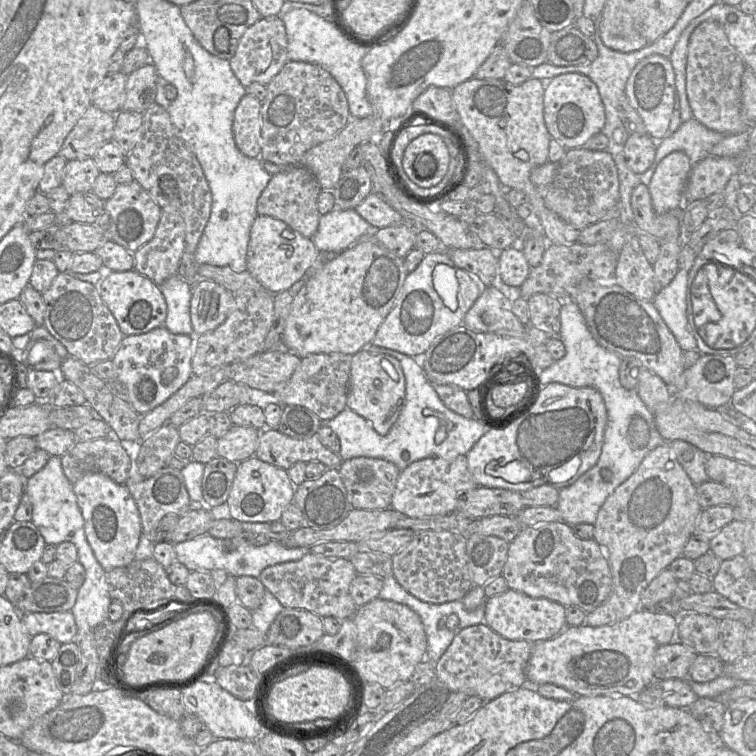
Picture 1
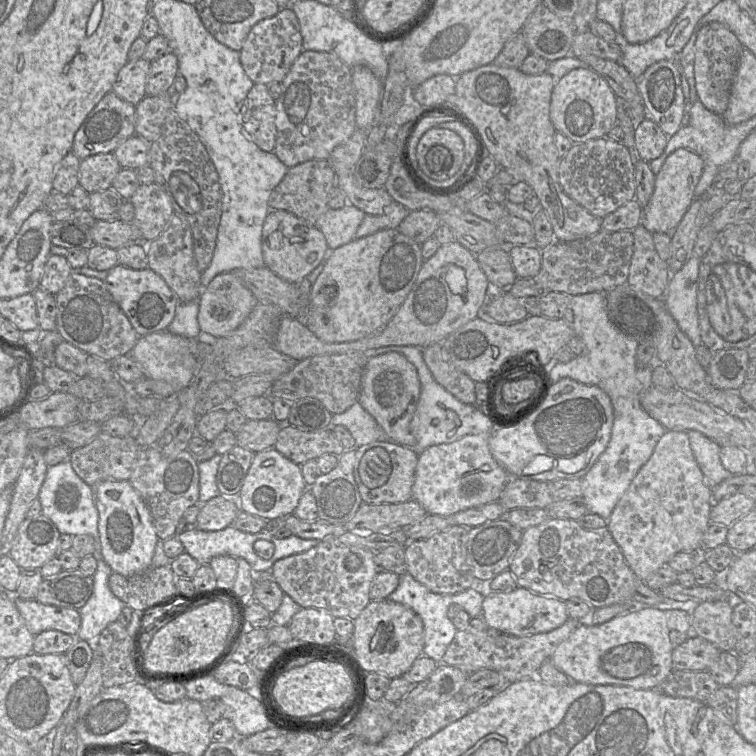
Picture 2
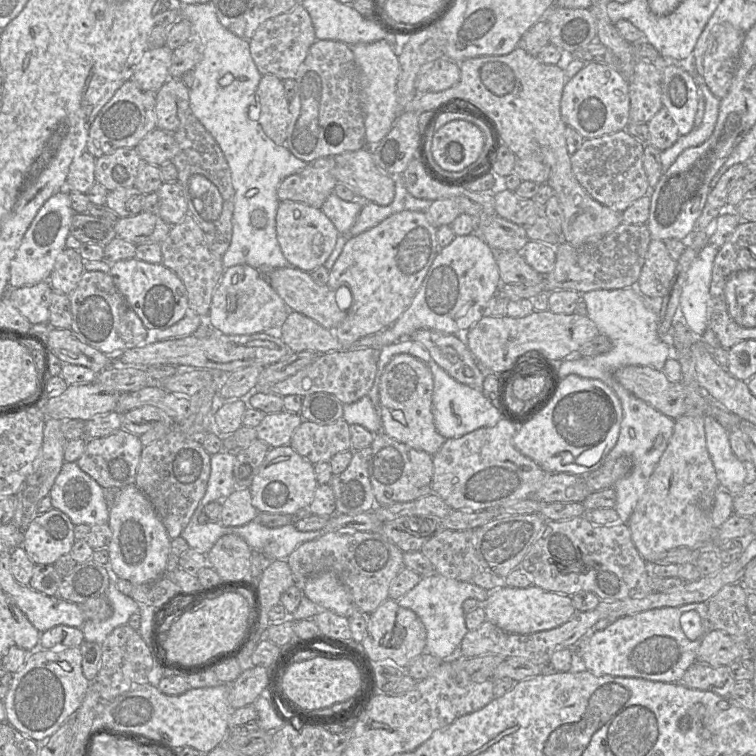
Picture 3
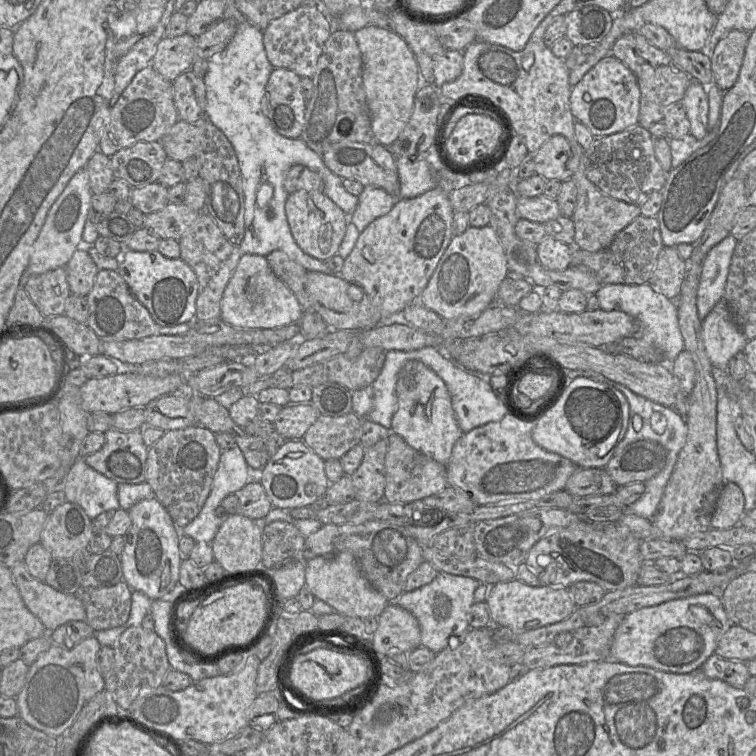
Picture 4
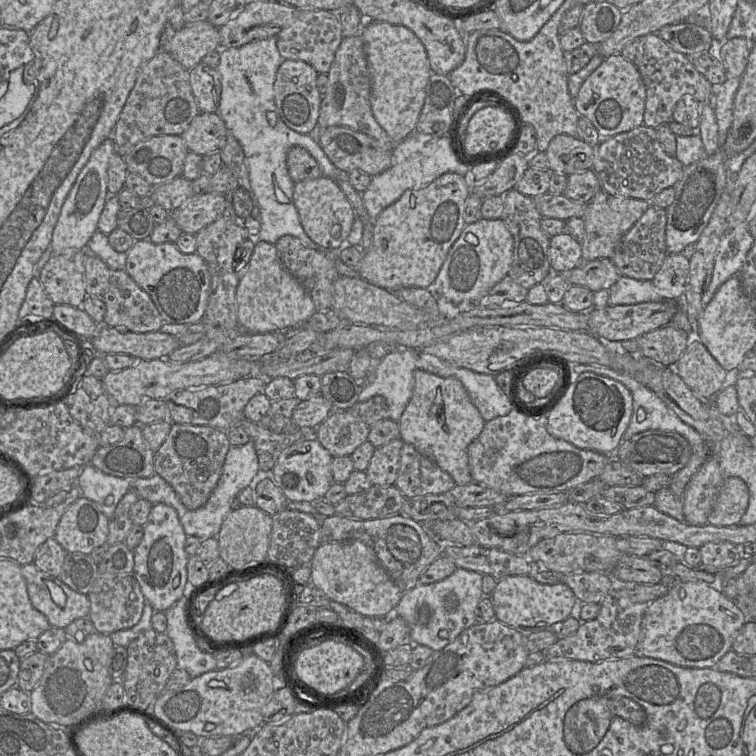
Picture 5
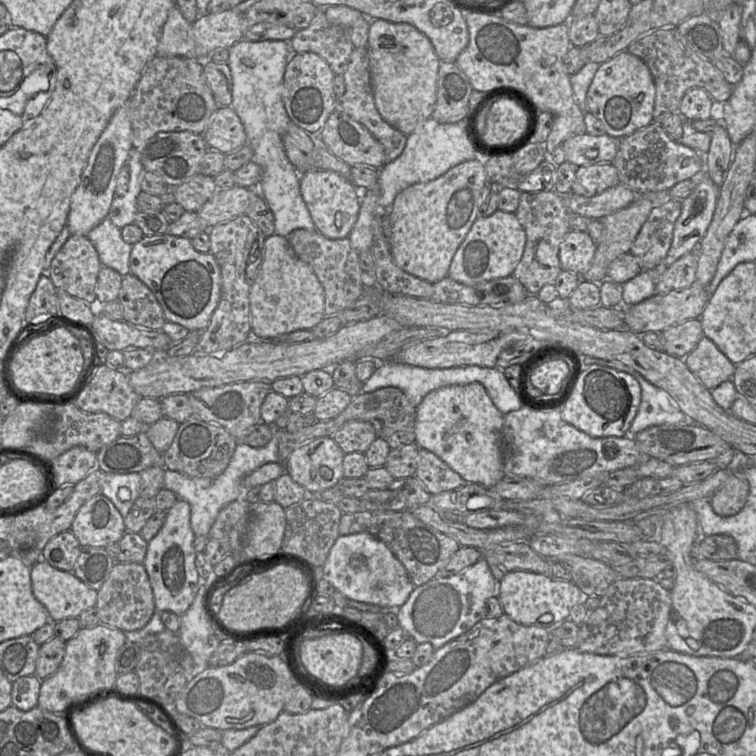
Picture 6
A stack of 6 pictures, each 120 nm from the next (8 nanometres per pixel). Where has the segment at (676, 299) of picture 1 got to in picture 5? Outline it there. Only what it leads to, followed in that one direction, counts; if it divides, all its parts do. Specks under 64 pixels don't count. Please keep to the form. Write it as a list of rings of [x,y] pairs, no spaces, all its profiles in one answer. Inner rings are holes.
[[[746,224],[728,230],[722,237],[714,260],[711,282],[702,297],[704,307],[712,300],[718,288],[729,278],[738,275],[755,238]]]

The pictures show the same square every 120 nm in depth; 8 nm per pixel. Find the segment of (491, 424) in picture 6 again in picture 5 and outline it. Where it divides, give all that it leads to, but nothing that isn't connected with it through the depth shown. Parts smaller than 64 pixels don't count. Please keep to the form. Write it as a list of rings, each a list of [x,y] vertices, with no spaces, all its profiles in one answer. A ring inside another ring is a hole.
[[[416,369],[414,381],[413,395],[398,421],[400,439],[431,458],[457,485],[472,483],[468,447],[482,432],[485,420],[459,380]]]

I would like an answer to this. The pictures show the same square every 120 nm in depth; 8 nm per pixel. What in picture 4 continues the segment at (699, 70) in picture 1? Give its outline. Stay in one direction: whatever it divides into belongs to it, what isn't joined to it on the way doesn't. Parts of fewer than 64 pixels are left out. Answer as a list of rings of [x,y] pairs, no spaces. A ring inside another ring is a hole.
[[[731,30],[714,47],[711,54],[713,84],[728,91],[736,82],[742,65],[749,33]]]

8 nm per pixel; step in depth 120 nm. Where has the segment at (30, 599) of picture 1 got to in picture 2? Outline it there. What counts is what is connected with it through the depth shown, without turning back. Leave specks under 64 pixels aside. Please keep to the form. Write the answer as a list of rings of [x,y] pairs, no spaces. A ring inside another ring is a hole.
[[[79,568],[63,570],[55,576],[44,578],[35,599],[47,605],[79,610],[91,597],[94,577]]]

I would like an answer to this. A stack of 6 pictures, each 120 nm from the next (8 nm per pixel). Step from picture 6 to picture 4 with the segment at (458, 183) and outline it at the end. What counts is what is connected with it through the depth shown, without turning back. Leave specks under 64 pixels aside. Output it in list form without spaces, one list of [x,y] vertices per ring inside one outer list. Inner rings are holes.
[[[437,185],[426,193],[401,199],[387,214],[371,222],[345,258],[339,276],[358,286],[379,312],[380,325],[399,320],[403,309],[419,297],[453,238],[453,210],[447,191]]]

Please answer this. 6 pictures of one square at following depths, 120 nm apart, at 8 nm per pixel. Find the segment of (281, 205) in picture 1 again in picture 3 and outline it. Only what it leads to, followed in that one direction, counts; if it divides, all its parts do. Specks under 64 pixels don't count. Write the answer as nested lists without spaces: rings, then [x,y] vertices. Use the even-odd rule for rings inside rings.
[[[326,156],[318,158],[307,163],[307,166],[303,170],[287,176],[280,183],[277,190],[279,201],[296,201],[320,209],[328,196],[333,192],[337,183],[334,175],[334,157]]]

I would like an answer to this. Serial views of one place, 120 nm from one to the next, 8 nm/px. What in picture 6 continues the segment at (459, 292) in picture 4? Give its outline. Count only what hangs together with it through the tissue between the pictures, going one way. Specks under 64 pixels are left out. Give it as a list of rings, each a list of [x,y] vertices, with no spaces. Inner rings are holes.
[[[497,210],[489,216],[479,217],[453,256],[448,276],[466,285],[511,276],[522,258],[526,240],[525,230],[515,213]]]

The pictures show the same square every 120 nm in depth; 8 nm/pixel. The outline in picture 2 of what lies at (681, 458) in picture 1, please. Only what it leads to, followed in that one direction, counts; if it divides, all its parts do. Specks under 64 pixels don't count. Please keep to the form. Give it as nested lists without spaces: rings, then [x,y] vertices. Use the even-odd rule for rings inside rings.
[[[697,430],[689,431],[688,435],[695,459],[709,487],[716,487],[733,476],[721,463],[721,446],[718,443]]]

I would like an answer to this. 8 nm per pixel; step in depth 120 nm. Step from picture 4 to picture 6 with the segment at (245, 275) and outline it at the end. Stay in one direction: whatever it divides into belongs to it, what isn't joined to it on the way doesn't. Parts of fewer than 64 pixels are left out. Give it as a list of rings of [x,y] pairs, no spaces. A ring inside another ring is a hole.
[[[273,234],[264,242],[264,258],[250,293],[252,336],[257,340],[277,340],[280,336],[311,329],[325,317],[325,293],[313,269],[293,252],[288,239]]]

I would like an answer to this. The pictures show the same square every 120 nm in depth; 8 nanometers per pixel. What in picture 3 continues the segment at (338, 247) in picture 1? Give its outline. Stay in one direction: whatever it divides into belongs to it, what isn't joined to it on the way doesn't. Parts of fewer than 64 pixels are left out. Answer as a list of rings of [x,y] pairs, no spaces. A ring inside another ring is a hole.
[[[333,192],[321,207],[321,210],[334,224],[339,234],[349,234],[361,209],[362,201],[344,201]]]

